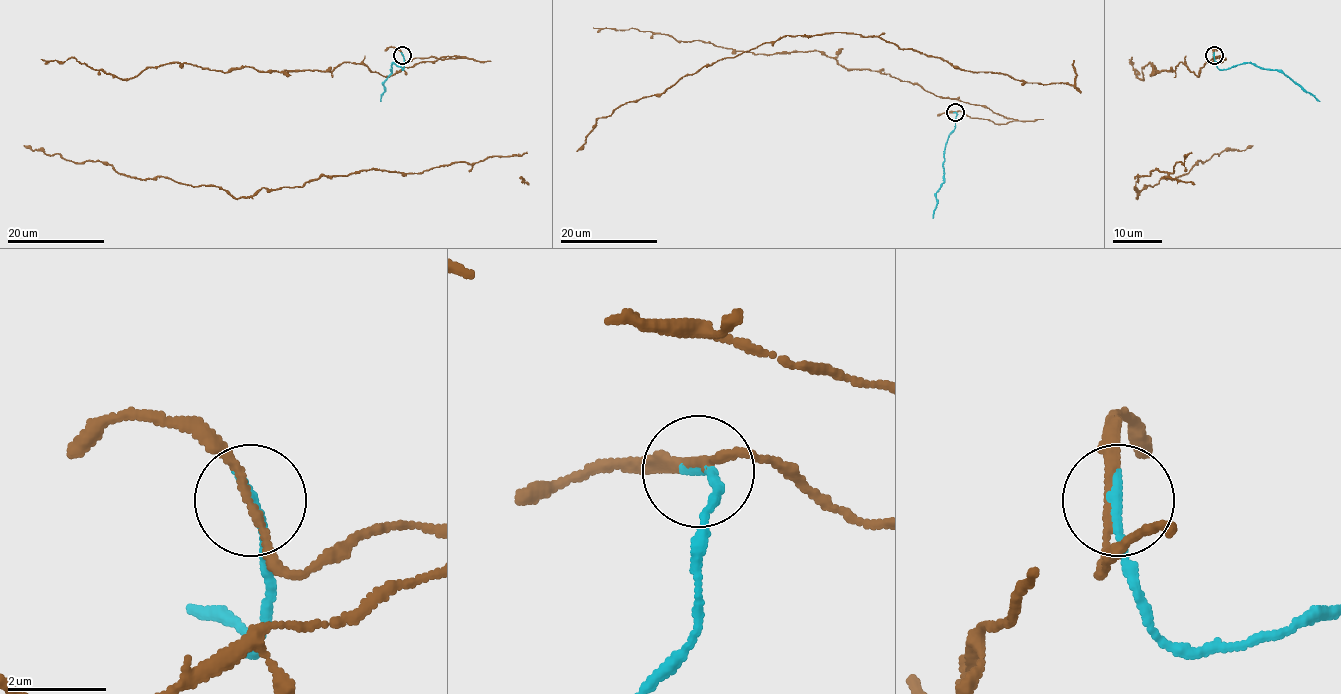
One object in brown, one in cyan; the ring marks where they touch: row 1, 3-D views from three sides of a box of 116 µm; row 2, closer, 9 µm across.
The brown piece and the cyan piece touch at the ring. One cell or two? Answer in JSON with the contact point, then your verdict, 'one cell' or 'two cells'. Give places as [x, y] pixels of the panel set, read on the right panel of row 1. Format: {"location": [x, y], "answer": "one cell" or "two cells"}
{"location": [1214, 55], "answer": "two cells"}

